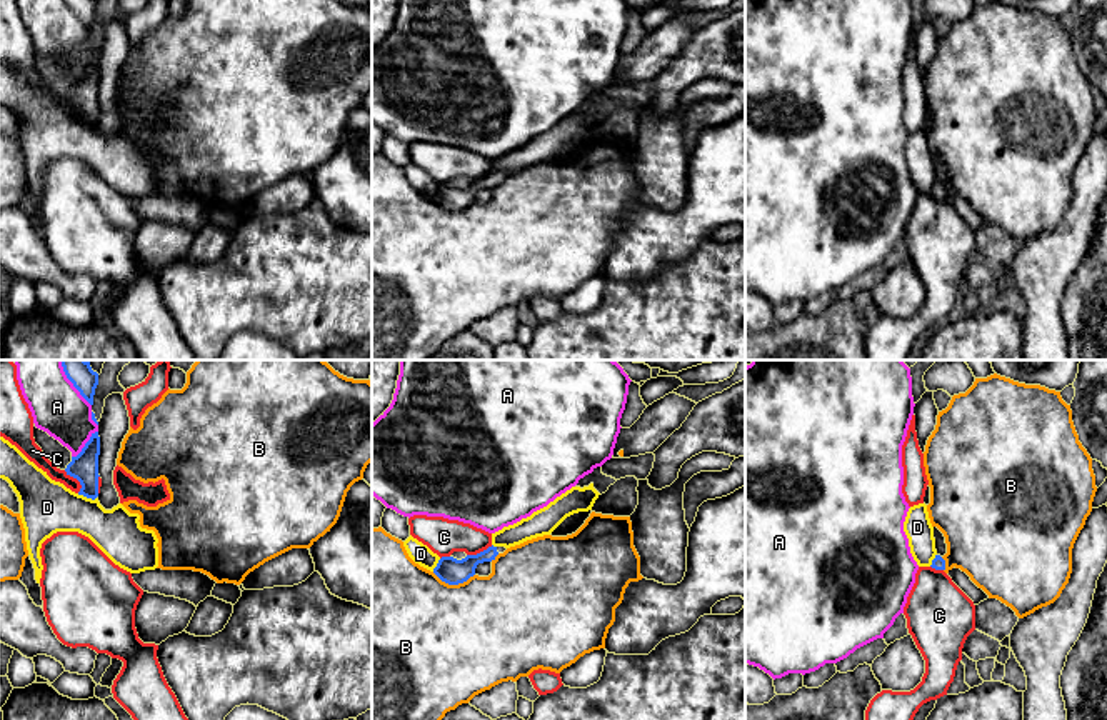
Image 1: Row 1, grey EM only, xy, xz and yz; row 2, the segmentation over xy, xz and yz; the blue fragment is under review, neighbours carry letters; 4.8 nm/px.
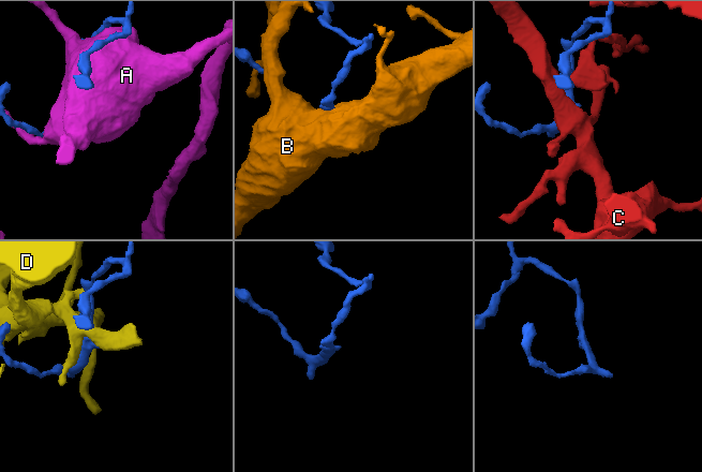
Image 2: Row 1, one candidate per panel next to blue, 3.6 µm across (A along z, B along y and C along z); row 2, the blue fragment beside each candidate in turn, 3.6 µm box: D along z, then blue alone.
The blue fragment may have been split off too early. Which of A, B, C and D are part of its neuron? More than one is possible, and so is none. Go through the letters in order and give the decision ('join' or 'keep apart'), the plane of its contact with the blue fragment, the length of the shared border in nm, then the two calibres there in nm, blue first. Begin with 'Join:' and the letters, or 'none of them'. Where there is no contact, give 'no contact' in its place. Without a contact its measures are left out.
Join: none of them
A: keep apart; contact in xy; length 180 nm; calibres 140 and 260 nm
B: keep apart; contact in xz; length 200 nm; calibres 130 and 500 nm
C: keep apart; contact in xy; length 130 nm; calibres 140 and 80 nm
D: keep apart; contact in xy; length 100 nm; calibres 140 and 260 nm

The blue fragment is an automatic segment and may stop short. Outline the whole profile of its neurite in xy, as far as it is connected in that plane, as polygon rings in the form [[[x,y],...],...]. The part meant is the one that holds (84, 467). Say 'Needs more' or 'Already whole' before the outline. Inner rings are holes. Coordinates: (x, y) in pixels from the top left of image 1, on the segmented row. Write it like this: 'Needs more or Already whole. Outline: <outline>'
Already whole. Outline: [[[98,432],[92,433],[77,457],[67,465],[67,475],[77,478],[82,485],[78,495],[95,500],[98,497],[98,455],[100,437]]]

